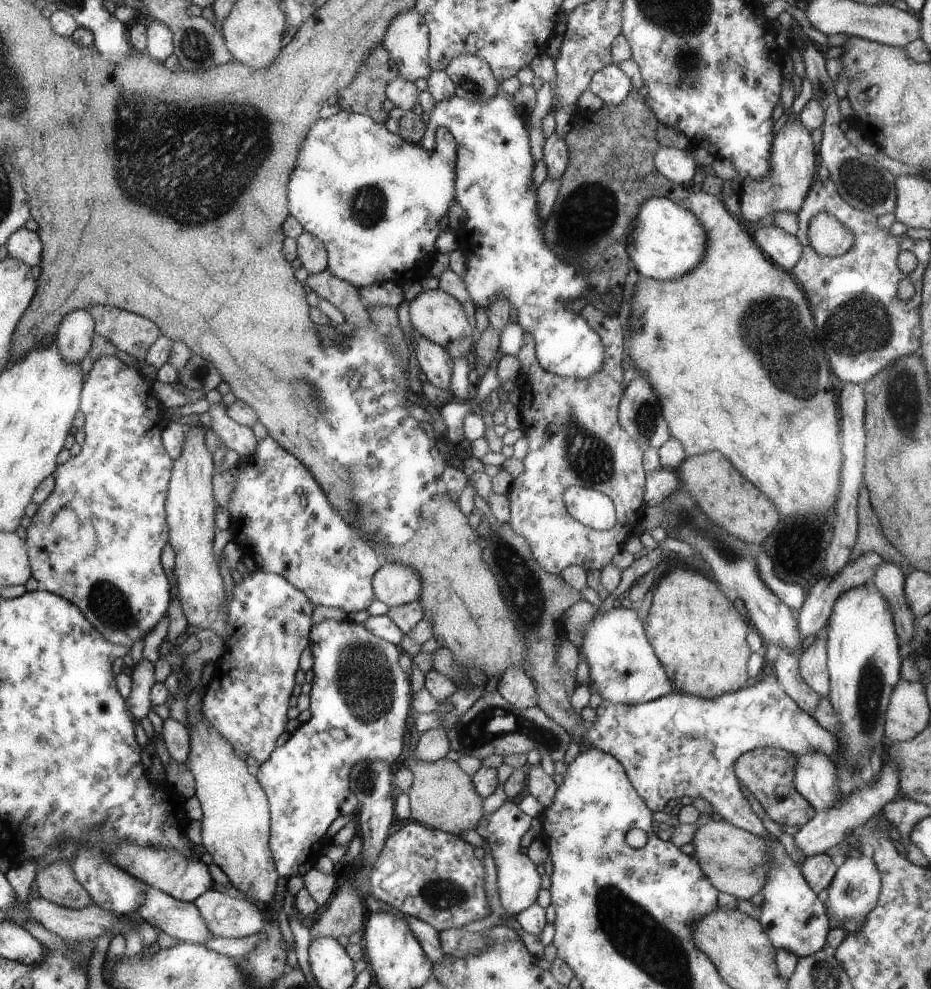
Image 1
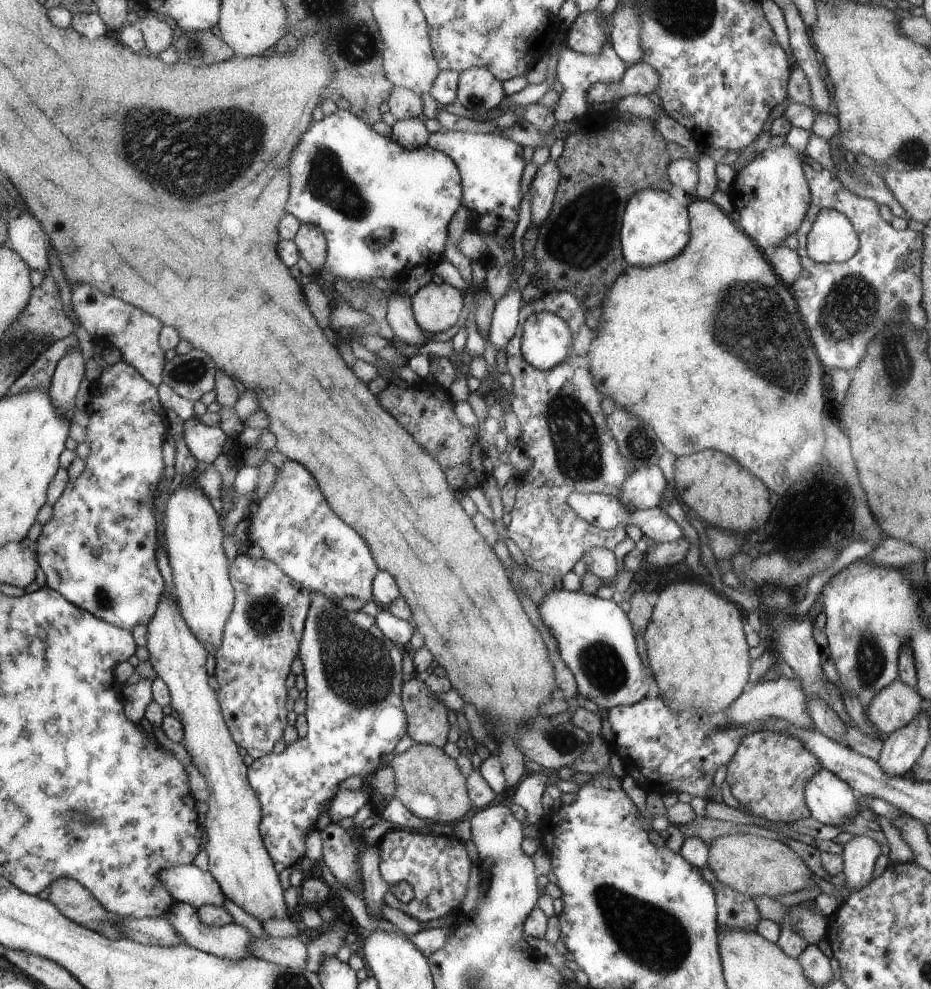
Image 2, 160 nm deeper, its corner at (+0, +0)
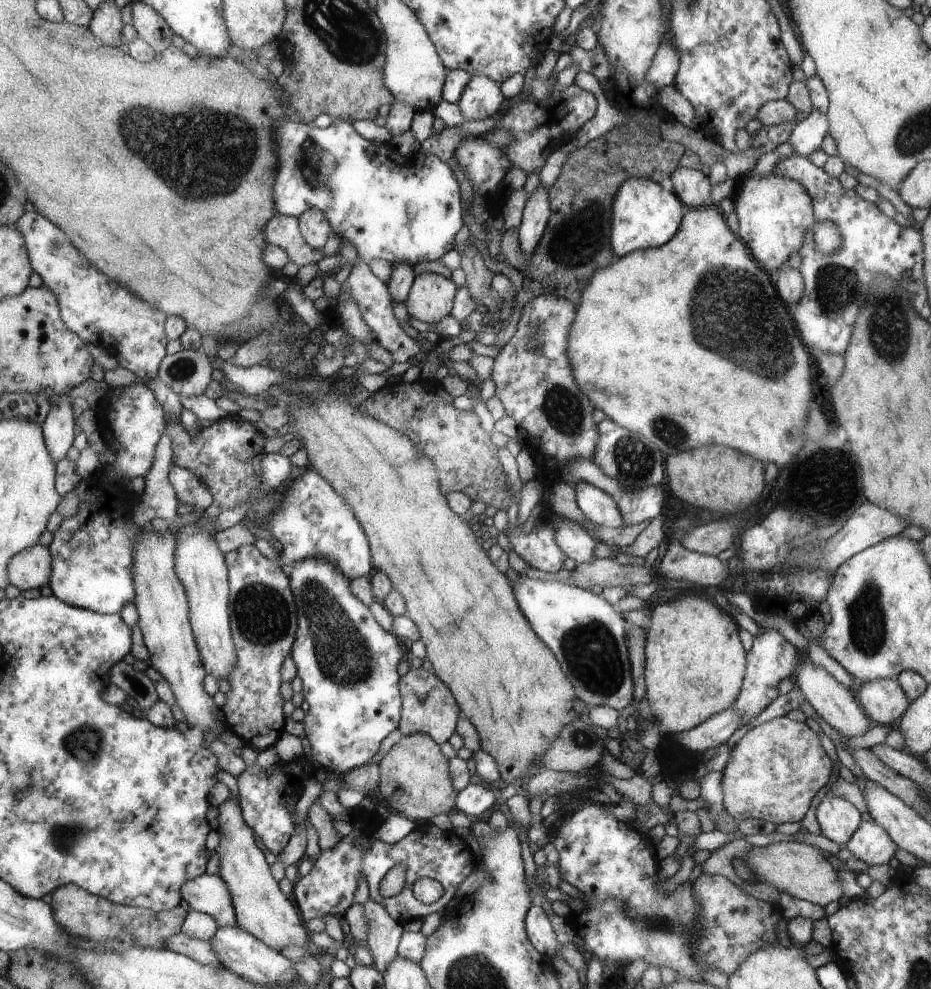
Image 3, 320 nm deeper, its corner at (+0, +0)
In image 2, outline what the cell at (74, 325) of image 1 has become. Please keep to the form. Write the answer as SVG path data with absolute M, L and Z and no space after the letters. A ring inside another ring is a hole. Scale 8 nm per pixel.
M80 348L70 351L58 361L49 394L51 401L55 403L62 415L65 414L66 419L72 419L75 415L74 399L80 390L80 382L84 380L84 376L85 360Z

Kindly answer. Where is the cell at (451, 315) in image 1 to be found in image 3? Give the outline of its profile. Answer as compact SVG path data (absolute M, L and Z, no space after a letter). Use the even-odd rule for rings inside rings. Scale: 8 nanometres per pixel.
M437 273L415 275L410 292L405 298L407 312L424 322L434 325L440 318L451 314L457 286L453 278Z

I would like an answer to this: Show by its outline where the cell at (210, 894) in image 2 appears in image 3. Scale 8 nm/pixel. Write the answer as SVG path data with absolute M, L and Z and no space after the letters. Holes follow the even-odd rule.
M216 873L203 874L192 881L184 884L182 897L190 904L191 911L198 911L210 915L220 927L237 926L237 914L232 900L231 890L228 889L227 882Z

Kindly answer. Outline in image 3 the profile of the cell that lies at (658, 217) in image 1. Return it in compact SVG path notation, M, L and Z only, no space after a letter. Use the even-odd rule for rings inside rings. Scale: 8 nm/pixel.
M646 177L626 179L616 191L611 208L611 247L616 258L665 245L679 232L684 213L680 200L656 181Z

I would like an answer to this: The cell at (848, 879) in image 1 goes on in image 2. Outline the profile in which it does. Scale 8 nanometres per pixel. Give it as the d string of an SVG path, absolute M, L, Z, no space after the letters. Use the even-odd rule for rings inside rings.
M856 835L844 845L841 855L843 872L847 877L845 885L858 890L870 882L876 860L882 854L880 845L865 835Z

